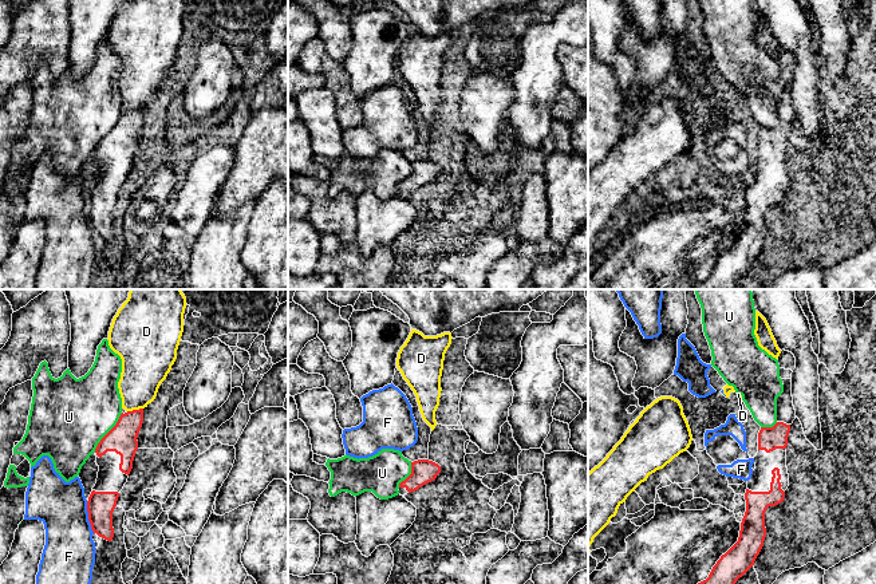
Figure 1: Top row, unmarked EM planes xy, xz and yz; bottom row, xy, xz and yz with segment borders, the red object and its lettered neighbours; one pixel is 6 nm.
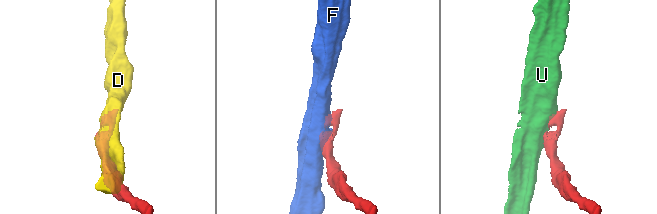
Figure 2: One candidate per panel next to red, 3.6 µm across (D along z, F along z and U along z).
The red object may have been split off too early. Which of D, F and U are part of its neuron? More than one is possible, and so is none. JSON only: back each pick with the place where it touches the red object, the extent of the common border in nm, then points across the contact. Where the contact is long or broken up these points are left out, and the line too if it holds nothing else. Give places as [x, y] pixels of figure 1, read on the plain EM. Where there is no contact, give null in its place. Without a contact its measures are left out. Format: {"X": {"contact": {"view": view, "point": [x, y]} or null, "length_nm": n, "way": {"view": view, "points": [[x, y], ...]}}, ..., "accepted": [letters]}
{"accepted": []}

